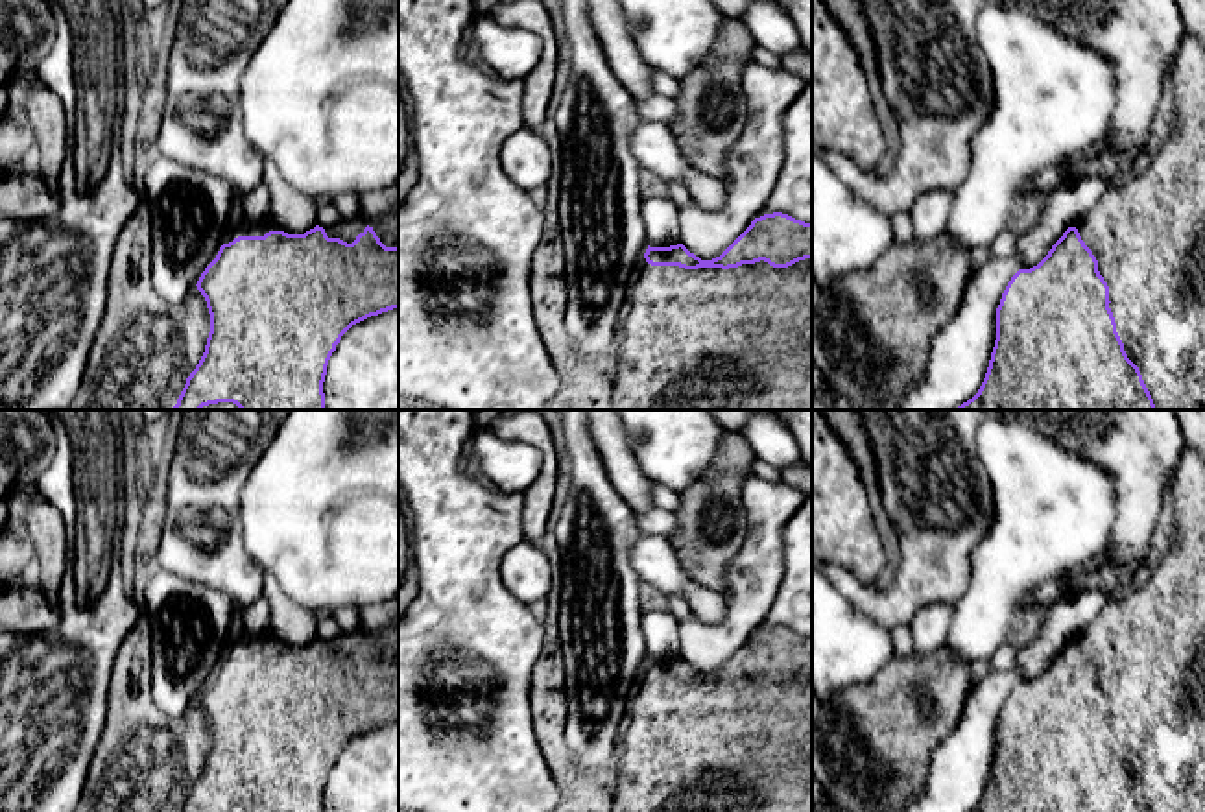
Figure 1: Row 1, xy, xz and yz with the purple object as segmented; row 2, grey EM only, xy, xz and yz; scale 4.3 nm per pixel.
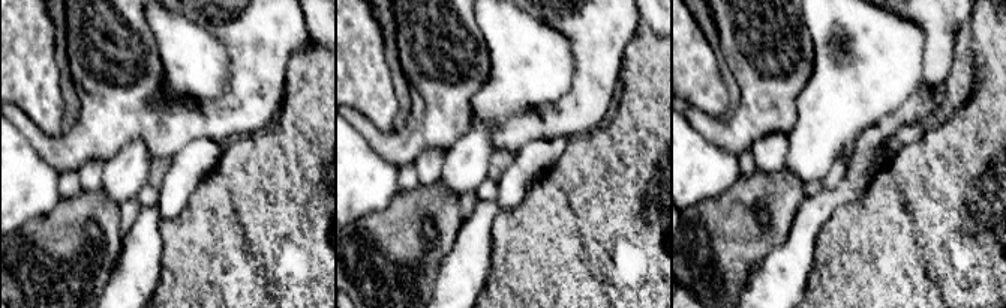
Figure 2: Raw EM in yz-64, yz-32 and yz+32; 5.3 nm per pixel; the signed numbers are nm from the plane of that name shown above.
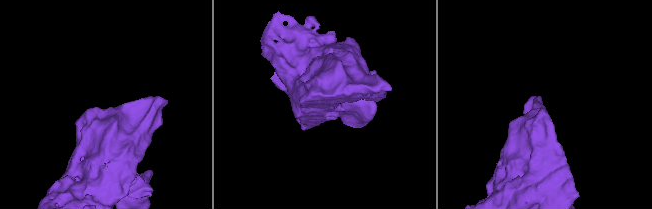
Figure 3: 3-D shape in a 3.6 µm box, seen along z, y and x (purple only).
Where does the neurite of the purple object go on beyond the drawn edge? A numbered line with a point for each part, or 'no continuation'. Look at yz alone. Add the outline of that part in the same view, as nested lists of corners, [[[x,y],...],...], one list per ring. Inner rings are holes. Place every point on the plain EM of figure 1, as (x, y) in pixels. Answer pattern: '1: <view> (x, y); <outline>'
1: yz (1148, 644); [[[1185,447],[1174,484],[1175,537],[1140,589],[1111,598],[1076,642],[1109,699],[1116,746],[1151,812],[1205,812],[1205,460]]]

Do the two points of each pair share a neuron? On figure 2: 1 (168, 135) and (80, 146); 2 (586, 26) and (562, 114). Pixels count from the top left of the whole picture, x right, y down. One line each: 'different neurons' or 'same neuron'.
1: same neuron
2: same neuron

